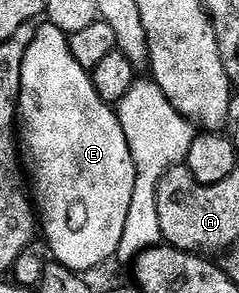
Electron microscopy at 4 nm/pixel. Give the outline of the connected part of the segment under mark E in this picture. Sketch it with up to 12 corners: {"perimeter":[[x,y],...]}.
{"perimeter":[[46,21],[17,143],[54,262],[114,260],[135,166],[112,104]]}

